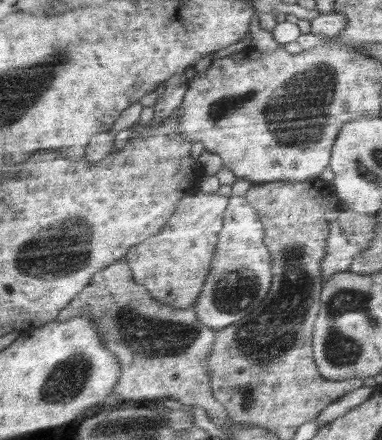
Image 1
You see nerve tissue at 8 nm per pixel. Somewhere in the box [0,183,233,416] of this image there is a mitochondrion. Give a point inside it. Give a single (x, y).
(44, 255)

